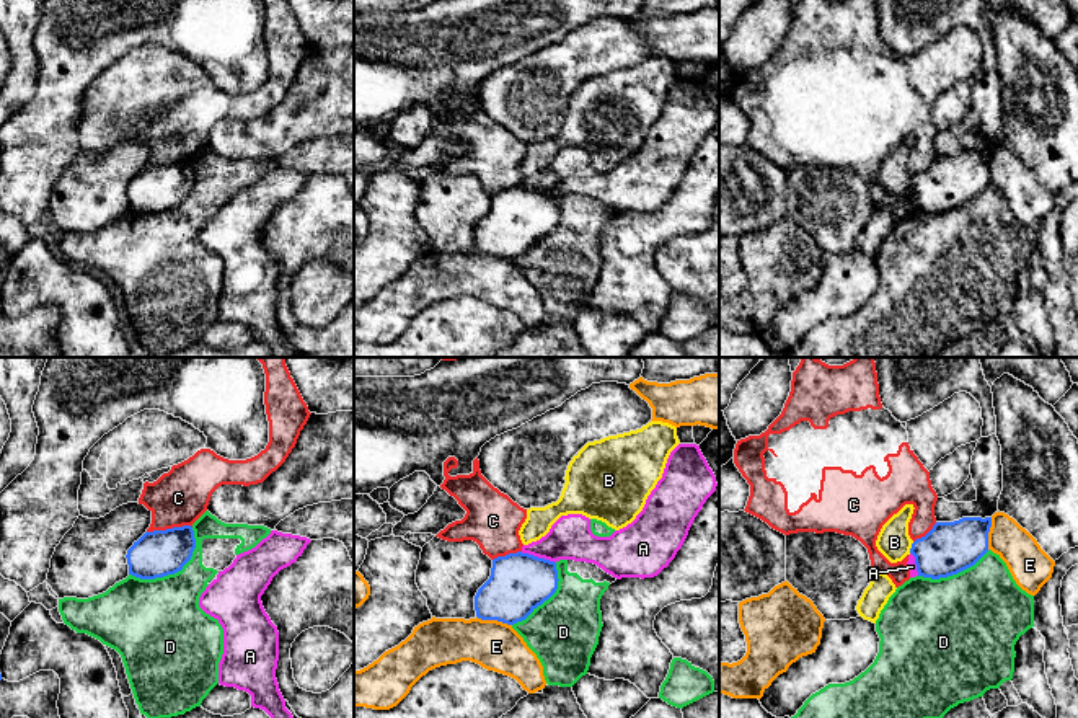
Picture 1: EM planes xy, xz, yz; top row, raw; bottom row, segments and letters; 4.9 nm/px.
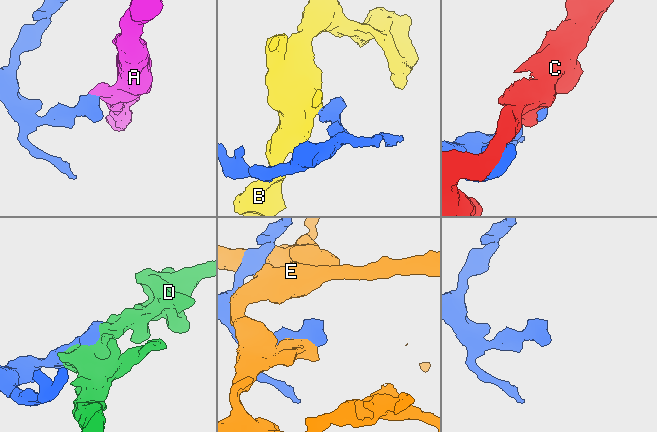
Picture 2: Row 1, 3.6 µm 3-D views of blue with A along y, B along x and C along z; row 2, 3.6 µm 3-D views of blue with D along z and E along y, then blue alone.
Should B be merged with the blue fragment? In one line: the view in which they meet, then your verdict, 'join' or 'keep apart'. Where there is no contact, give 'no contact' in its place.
yz | keep apart

